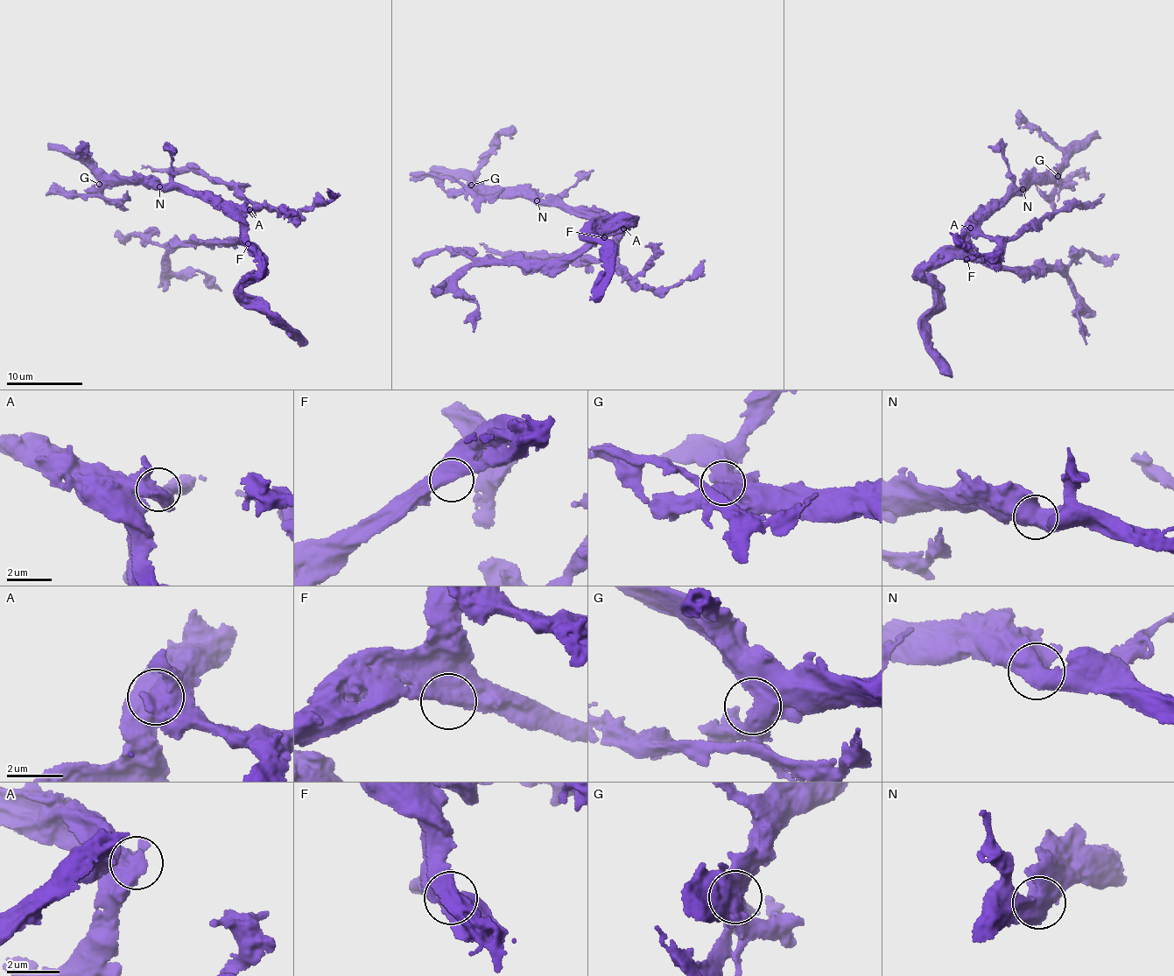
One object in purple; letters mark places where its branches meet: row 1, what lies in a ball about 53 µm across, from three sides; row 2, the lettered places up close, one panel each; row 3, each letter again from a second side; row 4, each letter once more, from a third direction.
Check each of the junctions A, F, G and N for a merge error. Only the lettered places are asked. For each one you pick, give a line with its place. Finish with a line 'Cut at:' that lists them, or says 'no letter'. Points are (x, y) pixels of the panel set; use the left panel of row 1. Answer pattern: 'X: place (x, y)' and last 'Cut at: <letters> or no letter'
Cut at: no letter

